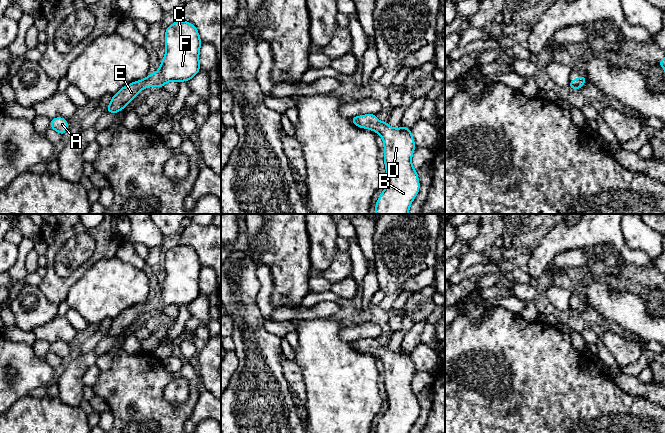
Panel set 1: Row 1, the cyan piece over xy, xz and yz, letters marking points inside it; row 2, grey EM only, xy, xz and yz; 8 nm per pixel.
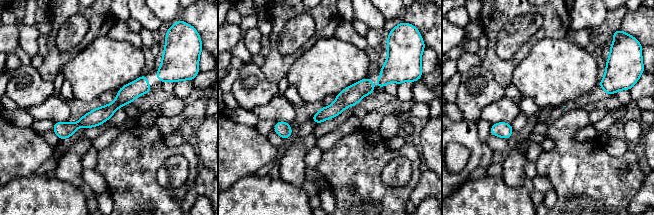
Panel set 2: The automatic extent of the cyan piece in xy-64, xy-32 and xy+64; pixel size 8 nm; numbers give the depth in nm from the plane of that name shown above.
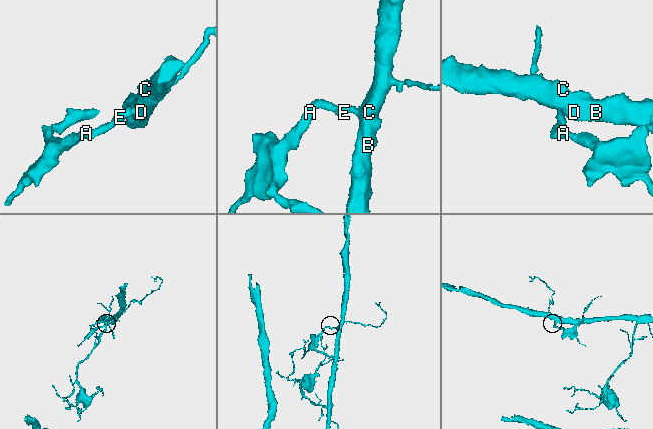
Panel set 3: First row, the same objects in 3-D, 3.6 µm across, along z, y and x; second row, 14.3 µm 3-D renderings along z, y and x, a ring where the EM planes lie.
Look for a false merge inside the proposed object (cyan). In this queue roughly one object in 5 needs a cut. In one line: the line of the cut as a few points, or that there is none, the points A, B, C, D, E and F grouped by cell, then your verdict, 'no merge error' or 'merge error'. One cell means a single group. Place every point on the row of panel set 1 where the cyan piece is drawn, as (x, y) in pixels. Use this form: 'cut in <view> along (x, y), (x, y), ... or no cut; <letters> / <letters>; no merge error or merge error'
no cut; A B C D E F; no merge error

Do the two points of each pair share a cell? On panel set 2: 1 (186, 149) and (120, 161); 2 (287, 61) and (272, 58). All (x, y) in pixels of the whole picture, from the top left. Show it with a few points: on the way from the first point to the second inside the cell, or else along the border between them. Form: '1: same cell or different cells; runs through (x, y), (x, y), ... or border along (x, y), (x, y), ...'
1: same cell; runs through (170, 151), (147, 152), (142, 157), (136, 157)
2: same cell; runs through (283, 61), (276, 61)

